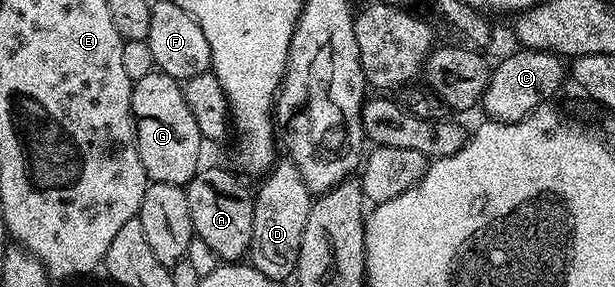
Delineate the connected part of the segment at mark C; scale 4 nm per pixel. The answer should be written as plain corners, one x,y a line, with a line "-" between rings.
519,47
518,52
514,52
511,56
506,56
497,65
493,65
490,73
490,81
486,87
486,93
482,96
480,105
481,111
486,111
485,114
489,119
499,120
505,124
511,124
517,120
523,120
528,113
536,108
541,108
562,88
562,83
568,80
568,68
564,63
563,57
558,56
555,52
545,52
544,50
536,50
535,48

